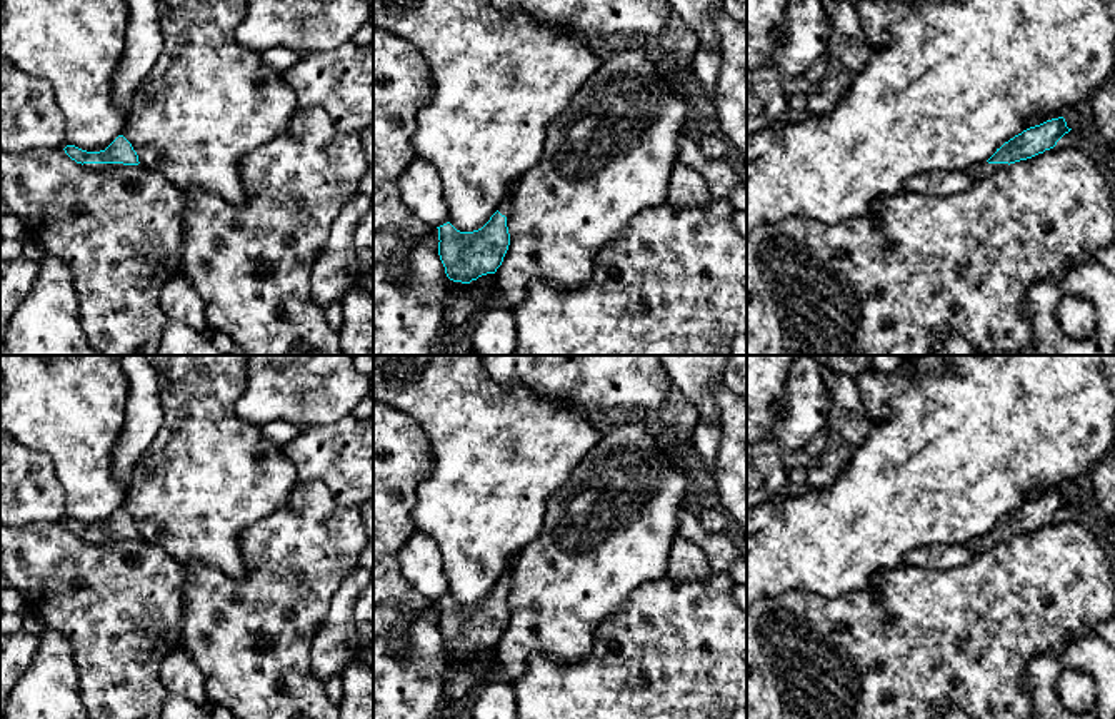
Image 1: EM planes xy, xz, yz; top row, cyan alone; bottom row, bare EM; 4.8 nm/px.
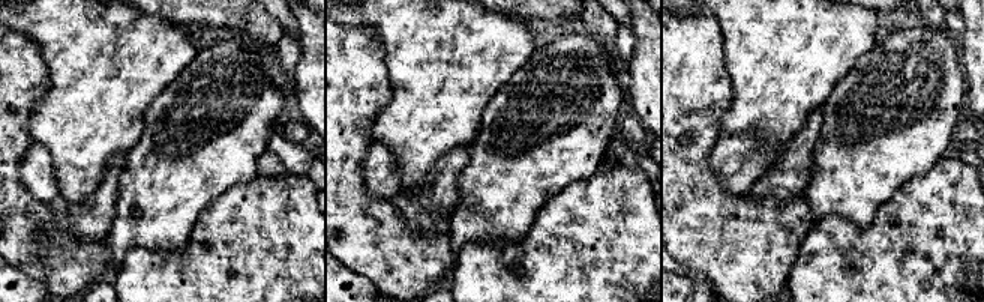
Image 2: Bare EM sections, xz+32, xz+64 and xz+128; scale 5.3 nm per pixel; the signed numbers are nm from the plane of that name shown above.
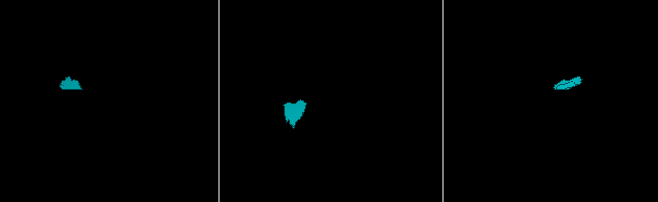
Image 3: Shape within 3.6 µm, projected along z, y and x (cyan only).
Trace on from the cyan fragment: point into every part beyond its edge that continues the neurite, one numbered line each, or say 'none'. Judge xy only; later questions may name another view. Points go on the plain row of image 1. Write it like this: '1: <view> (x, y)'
1: xy (99, 541)

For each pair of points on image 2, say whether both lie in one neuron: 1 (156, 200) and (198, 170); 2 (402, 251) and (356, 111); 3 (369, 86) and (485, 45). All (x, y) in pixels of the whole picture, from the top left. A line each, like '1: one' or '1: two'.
1: one
2: one
3: two

